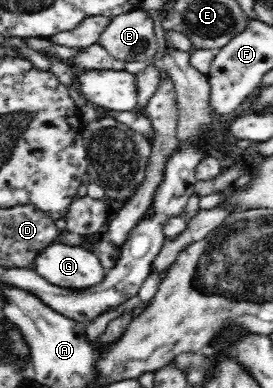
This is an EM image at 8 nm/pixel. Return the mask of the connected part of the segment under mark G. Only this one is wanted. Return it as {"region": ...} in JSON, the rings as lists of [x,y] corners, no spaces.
{"region":[[[60,241],[40,251],[33,265],[52,285],[76,291],[102,283],[107,274],[92,251]]]}

